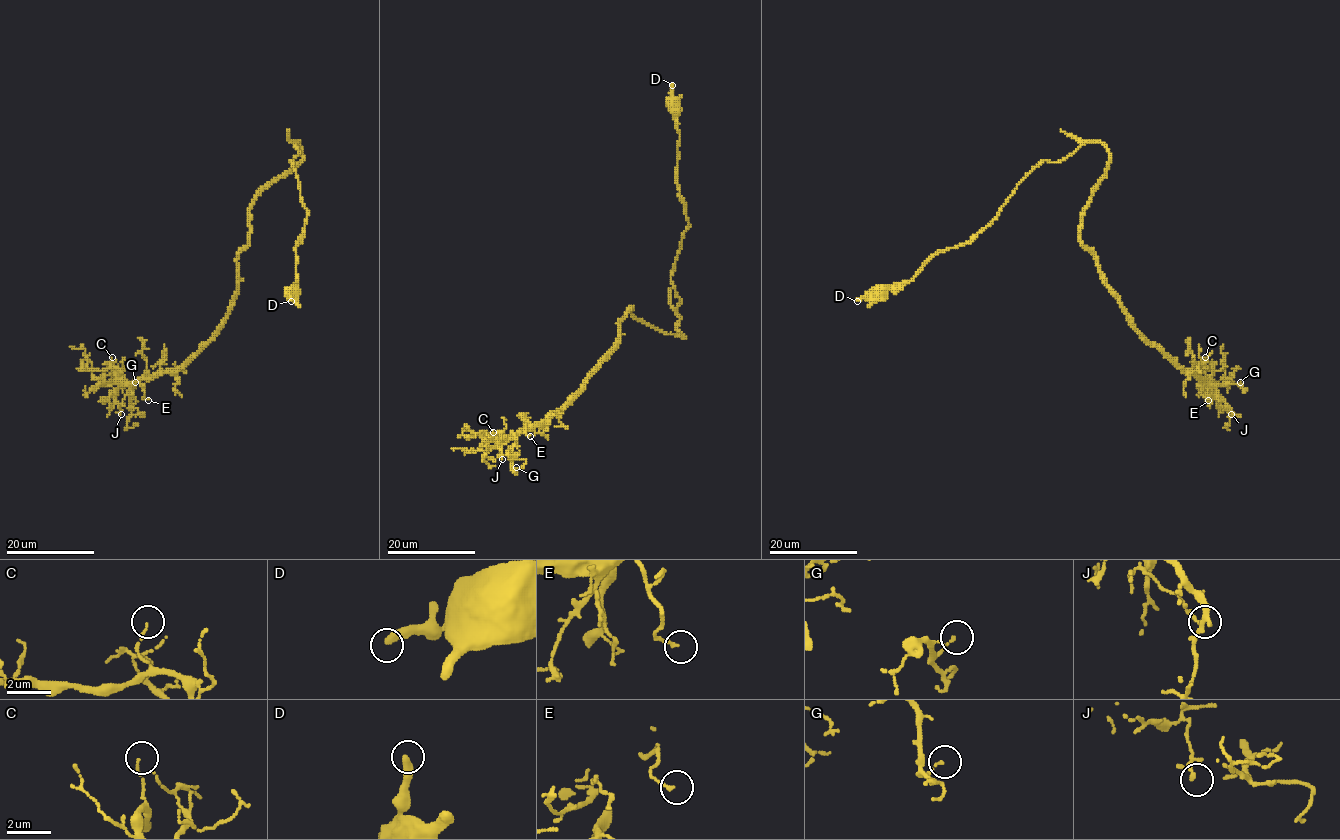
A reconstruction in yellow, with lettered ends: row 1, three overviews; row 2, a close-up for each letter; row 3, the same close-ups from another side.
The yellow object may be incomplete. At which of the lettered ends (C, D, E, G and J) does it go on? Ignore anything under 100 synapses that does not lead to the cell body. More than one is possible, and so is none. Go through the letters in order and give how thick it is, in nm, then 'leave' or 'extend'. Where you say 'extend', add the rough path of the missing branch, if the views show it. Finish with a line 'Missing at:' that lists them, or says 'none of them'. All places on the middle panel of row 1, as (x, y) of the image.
C: calibre 80 nm; leave
D: calibre 360 nm; leave
E: calibre 130 nm; leave
G: calibre 80 nm; leave
J: calibre 110 nm; leave
Missing at: none of them

